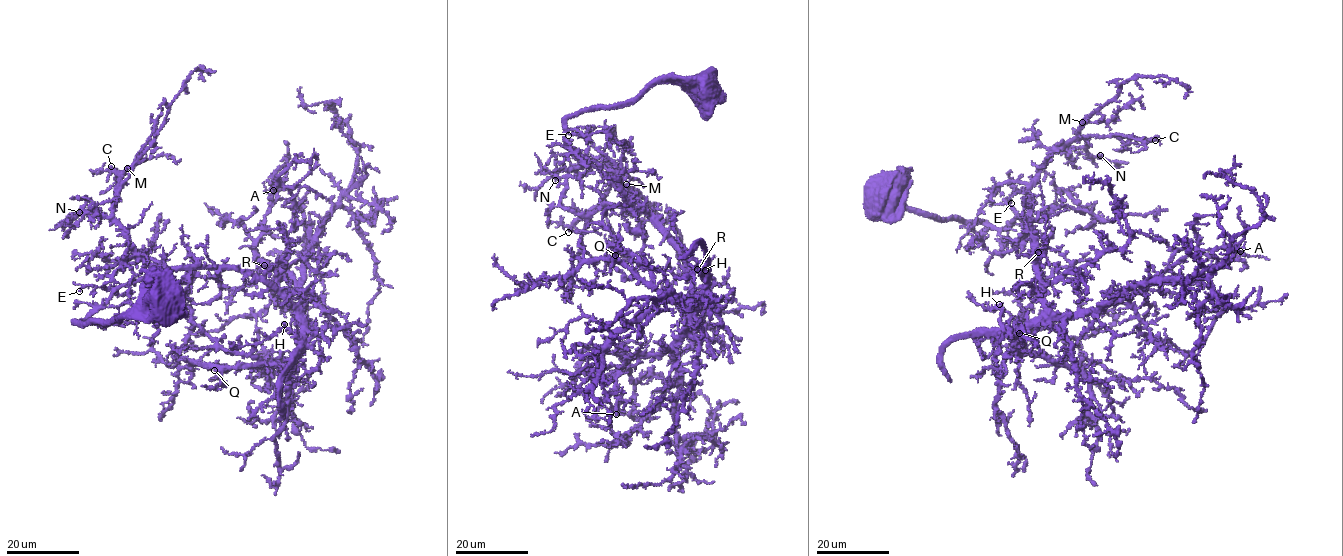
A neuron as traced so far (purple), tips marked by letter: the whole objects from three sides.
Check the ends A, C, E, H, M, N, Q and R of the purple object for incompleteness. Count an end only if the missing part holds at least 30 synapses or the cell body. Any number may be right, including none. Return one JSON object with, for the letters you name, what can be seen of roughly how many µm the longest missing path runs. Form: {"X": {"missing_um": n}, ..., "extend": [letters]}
{"C": {"missing_um": 60}, "extend": ["C"]}

